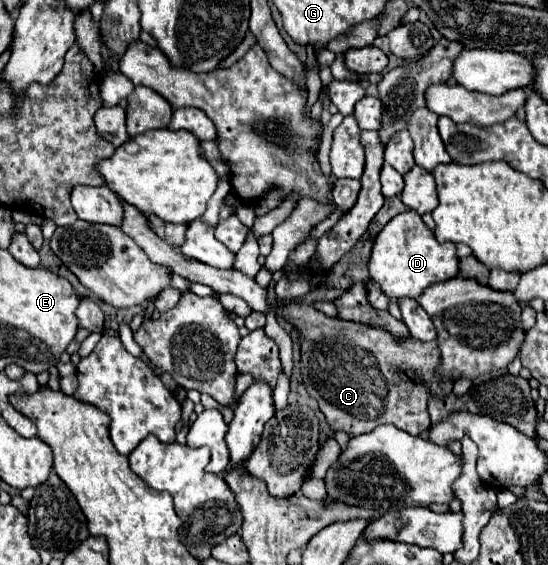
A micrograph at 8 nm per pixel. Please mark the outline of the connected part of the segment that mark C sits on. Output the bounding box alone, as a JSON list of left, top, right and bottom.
[276,302,452,436]

